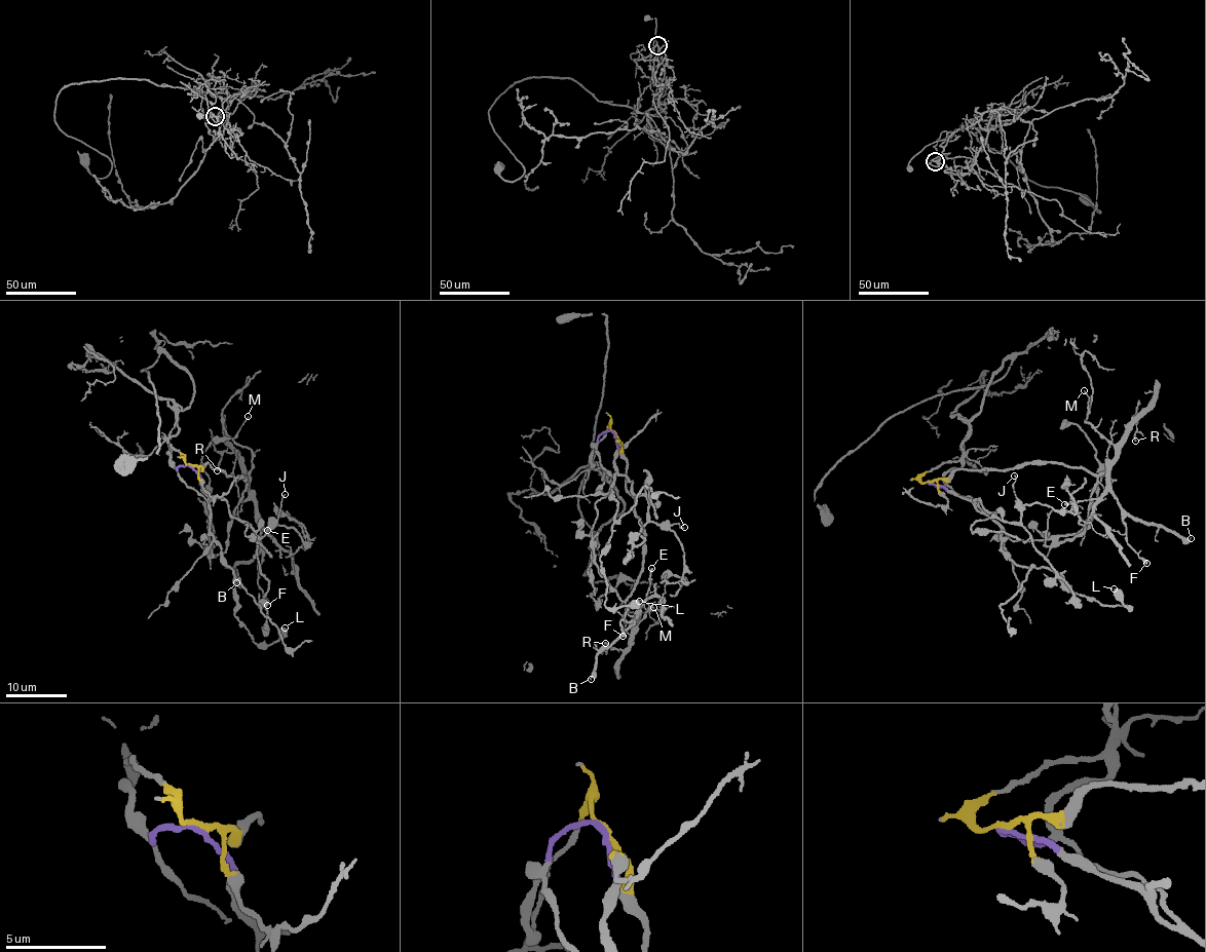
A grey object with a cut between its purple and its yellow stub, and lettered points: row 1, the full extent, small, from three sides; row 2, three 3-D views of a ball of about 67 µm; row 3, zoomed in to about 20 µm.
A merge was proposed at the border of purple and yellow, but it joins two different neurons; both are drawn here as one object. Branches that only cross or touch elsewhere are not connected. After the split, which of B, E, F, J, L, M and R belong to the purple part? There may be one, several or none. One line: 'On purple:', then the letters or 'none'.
On purple: J, L

